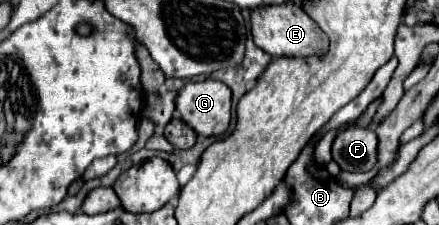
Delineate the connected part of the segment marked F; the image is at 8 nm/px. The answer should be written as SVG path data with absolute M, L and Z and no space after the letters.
M348 127L334 139L332 157L342 171L368 173L378 161L378 137L372 129Z

